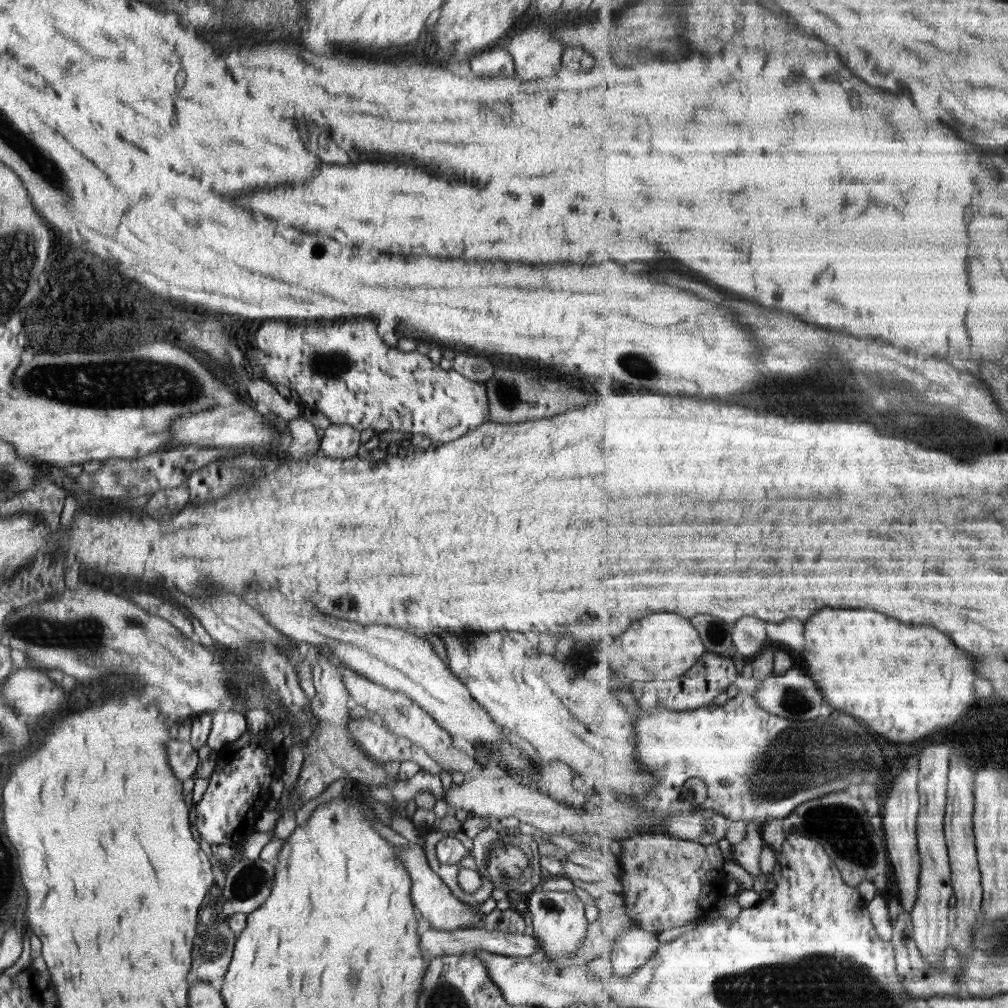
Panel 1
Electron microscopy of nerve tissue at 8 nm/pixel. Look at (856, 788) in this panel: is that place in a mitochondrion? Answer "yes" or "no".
no

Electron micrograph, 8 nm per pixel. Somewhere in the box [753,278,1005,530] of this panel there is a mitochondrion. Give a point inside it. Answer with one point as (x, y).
(965, 445)

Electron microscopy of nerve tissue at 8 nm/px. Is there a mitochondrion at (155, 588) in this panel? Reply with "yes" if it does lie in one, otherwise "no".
no

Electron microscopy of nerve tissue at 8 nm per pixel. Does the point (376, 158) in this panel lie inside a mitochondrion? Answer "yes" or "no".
no

